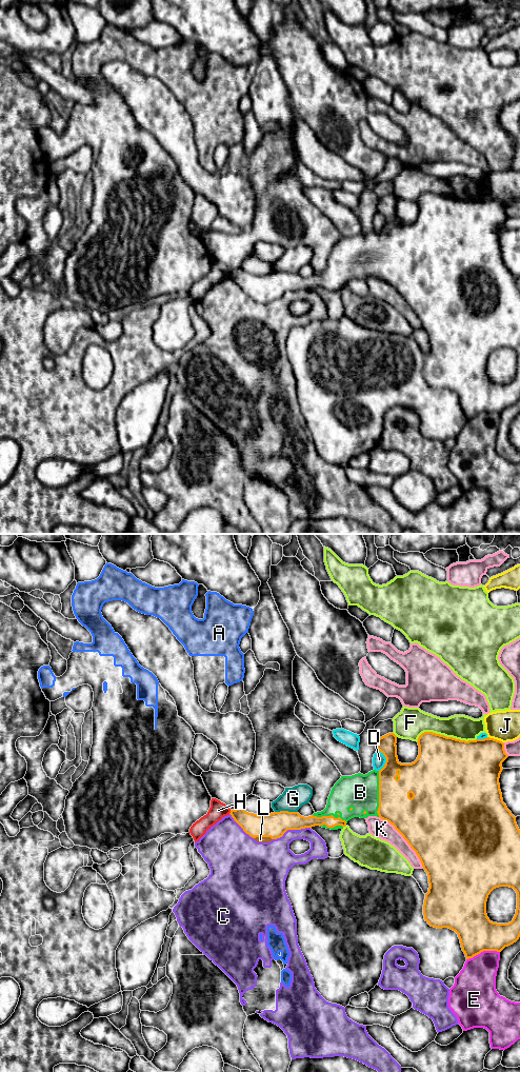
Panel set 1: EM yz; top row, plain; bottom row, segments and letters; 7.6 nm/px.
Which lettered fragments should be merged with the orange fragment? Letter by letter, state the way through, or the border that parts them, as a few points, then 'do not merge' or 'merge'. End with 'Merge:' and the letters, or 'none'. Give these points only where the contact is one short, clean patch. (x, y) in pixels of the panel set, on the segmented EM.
A: do not merge
B: merge
C: do not merge
D: do not merge
E: do not merge
F: do not merge
G: do not merge
H: border yz (231, 810), (228, 813); do not merge
J: border yz (487, 736), (499, 739), (502, 742); do not merge
K: do not merge
L: merge
Merge: B, L

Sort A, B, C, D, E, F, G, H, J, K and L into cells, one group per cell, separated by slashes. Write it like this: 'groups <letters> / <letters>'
groups A C / B L / D / E / F / G / H / J / K

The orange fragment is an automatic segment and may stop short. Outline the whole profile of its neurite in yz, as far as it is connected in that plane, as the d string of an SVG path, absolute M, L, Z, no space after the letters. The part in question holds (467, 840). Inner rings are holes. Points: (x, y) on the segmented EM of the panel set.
M424 732L418 738L419 755L412 763L401 763L397 756L397 736L388 733L379 737L377 749L386 758L384 767L367 774L341 776L332 788L326 808L304 817L298 812L280 811L257 815L241 807L231 810L234 820L243 831L258 842L269 842L283 836L287 830L301 830L320 826L322 828L343 829L354 817L377 816L388 821L403 836L418 855L428 876L428 892L425 894L423 915L434 928L448 928L458 934L466 959L483 951L501 952L520 937L520 830L516 817L503 802L499 778L502 762L508 757L504 743L494 738L460 740L453 737ZM499 887L513 888L517 893L517 909L508 924L489 920L486 901L491 892Z

